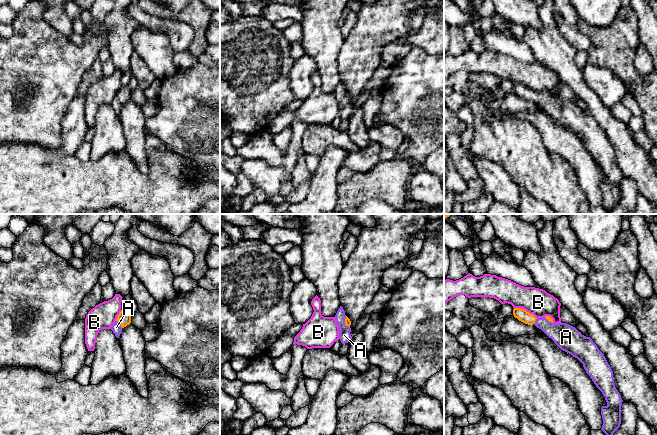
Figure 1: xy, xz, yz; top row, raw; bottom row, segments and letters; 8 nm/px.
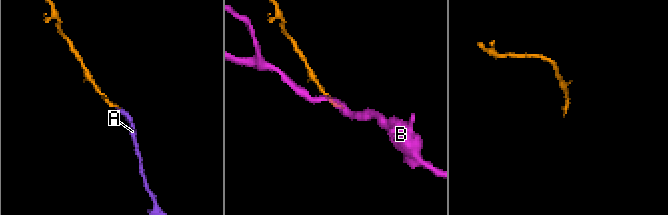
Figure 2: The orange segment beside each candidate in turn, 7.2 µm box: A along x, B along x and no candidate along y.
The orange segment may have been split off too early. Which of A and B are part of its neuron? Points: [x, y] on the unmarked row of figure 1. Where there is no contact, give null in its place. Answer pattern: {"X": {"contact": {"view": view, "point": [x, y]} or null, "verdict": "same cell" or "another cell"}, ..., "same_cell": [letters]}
{"A": {"contact": {"view": "xy", "point": [119, 99]}, "verdict": "same cell"}, "B": {"contact": {"view": "yz", "point": [525, 86]}, "verdict": "another cell"}, "same_cell": ["A"]}

